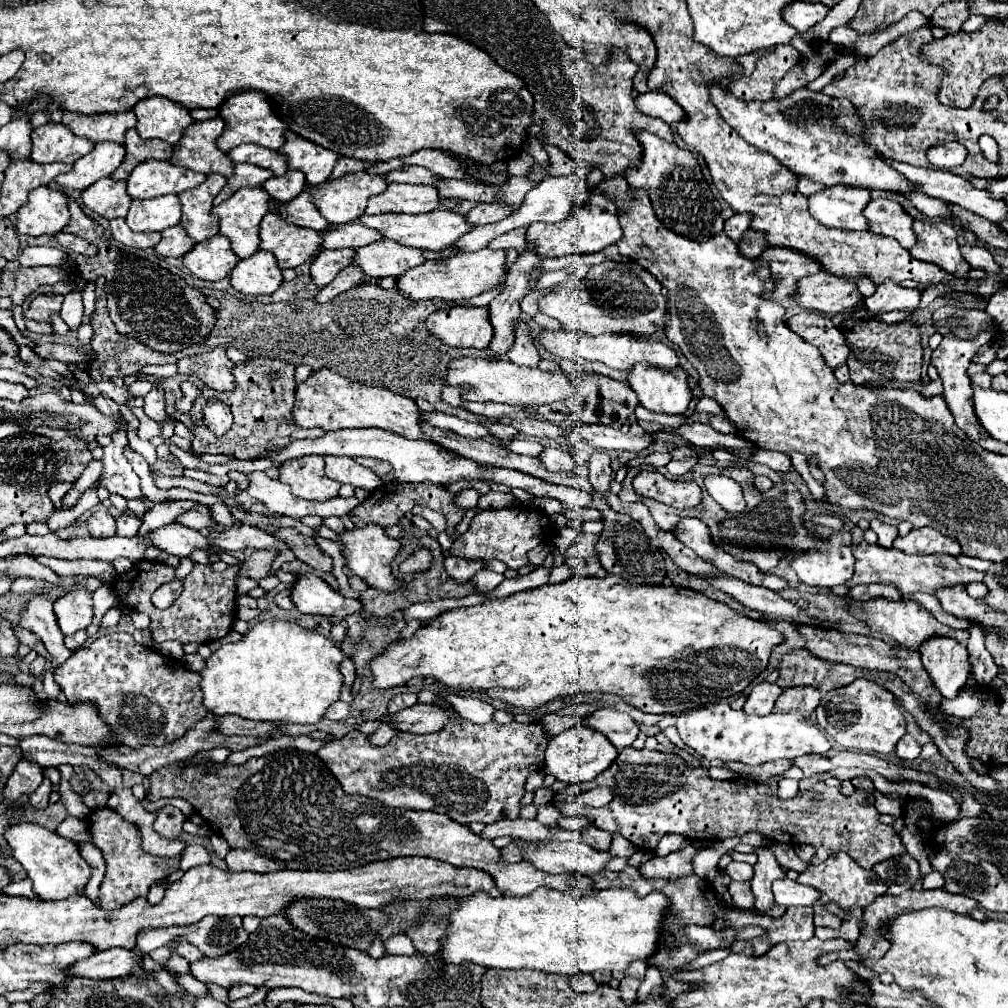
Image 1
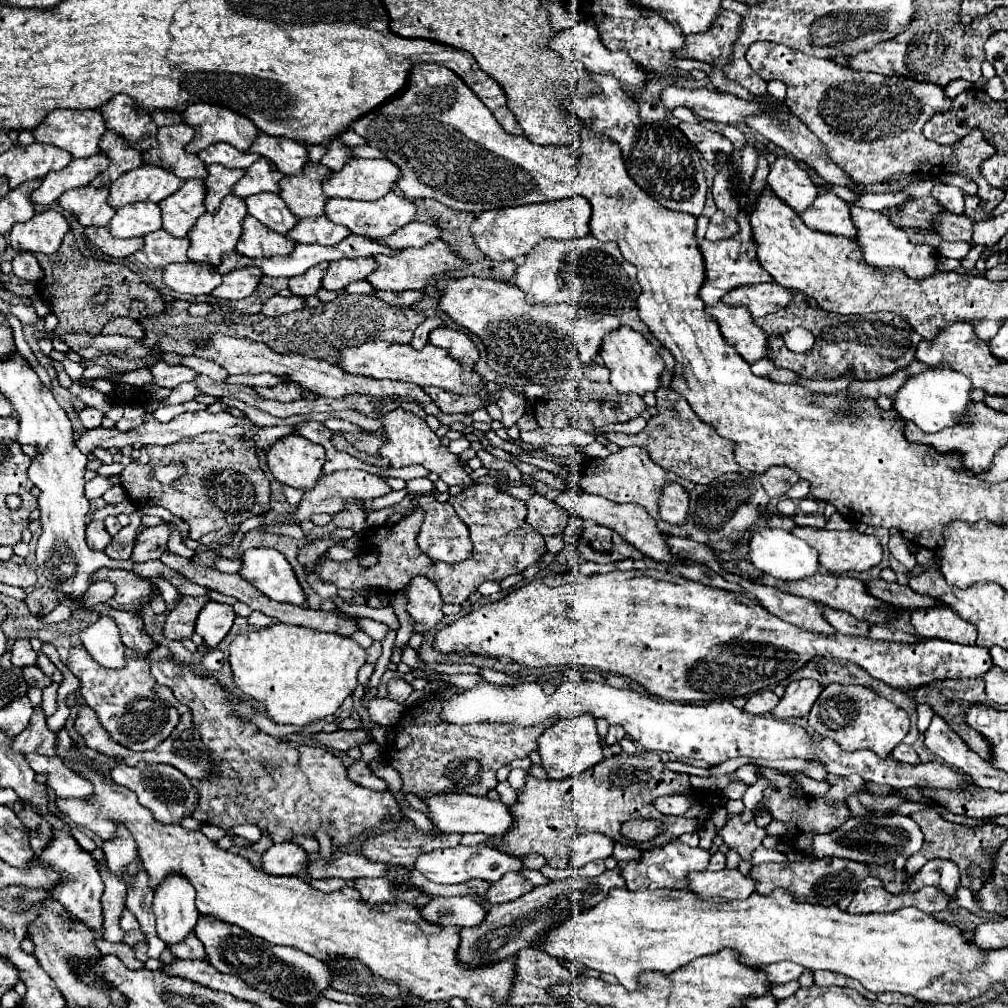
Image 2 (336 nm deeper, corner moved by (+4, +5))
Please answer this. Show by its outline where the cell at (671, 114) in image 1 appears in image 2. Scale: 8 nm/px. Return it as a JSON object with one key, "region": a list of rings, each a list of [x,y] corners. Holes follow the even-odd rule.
{"region":[[[681,121],[679,129],[701,151],[703,159],[709,161],[711,165],[717,163],[717,155],[719,153],[727,153],[727,155],[733,153],[733,145],[731,145],[731,141],[723,133],[711,131],[707,127],[703,127],[701,123],[685,123],[685,121]]]}

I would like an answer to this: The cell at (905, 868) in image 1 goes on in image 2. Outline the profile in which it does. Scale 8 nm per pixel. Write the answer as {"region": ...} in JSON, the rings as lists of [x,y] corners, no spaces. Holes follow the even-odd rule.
{"region":[[[893,815],[893,817],[859,817],[859,819],[847,819],[839,829],[825,833],[825,835],[815,835],[811,843],[811,855],[815,859],[823,859],[825,855],[833,857],[843,857],[843,859],[853,859],[861,863],[877,863],[885,865],[895,861],[895,857],[911,857],[917,853],[923,845],[923,833],[919,825],[905,815]]]}

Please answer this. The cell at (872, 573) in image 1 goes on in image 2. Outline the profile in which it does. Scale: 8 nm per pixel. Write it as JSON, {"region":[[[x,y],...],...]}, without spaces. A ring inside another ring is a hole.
{"region":[[[795,527],[791,533],[803,541],[807,541],[813,549],[817,549],[821,567],[835,575],[851,573],[851,571],[861,573],[861,571],[867,571],[867,569],[879,565],[883,559],[883,545],[879,543],[879,539],[875,535],[859,533],[857,529],[827,531],[827,529],[813,529],[813,527]]]}

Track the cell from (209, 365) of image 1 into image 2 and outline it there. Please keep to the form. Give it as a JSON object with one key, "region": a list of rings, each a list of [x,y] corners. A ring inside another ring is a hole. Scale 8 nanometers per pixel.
{"region":[[[279,383],[275,387],[255,387],[255,393],[265,399],[275,399],[275,401],[295,401],[301,399],[301,389],[293,383]]]}

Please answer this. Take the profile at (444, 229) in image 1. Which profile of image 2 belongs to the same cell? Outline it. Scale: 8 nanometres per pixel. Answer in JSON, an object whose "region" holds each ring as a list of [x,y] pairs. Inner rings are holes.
{"region":[[[393,191],[387,193],[385,197],[377,199],[377,201],[329,199],[327,205],[325,205],[325,215],[333,223],[345,225],[355,235],[365,235],[365,237],[373,237],[373,239],[385,239],[385,237],[393,235],[397,229],[411,223],[415,219],[415,213],[417,213],[417,207],[409,199],[403,199],[401,195],[395,195]]]}

